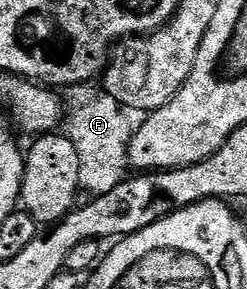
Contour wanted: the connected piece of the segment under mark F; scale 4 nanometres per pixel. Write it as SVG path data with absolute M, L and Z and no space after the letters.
M88 84L71 85L67 92L62 132L78 150L79 184L93 196L101 196L114 190L127 177L129 142L134 133L146 124L150 114L123 107L113 96L101 94L98 90L97 93Z

